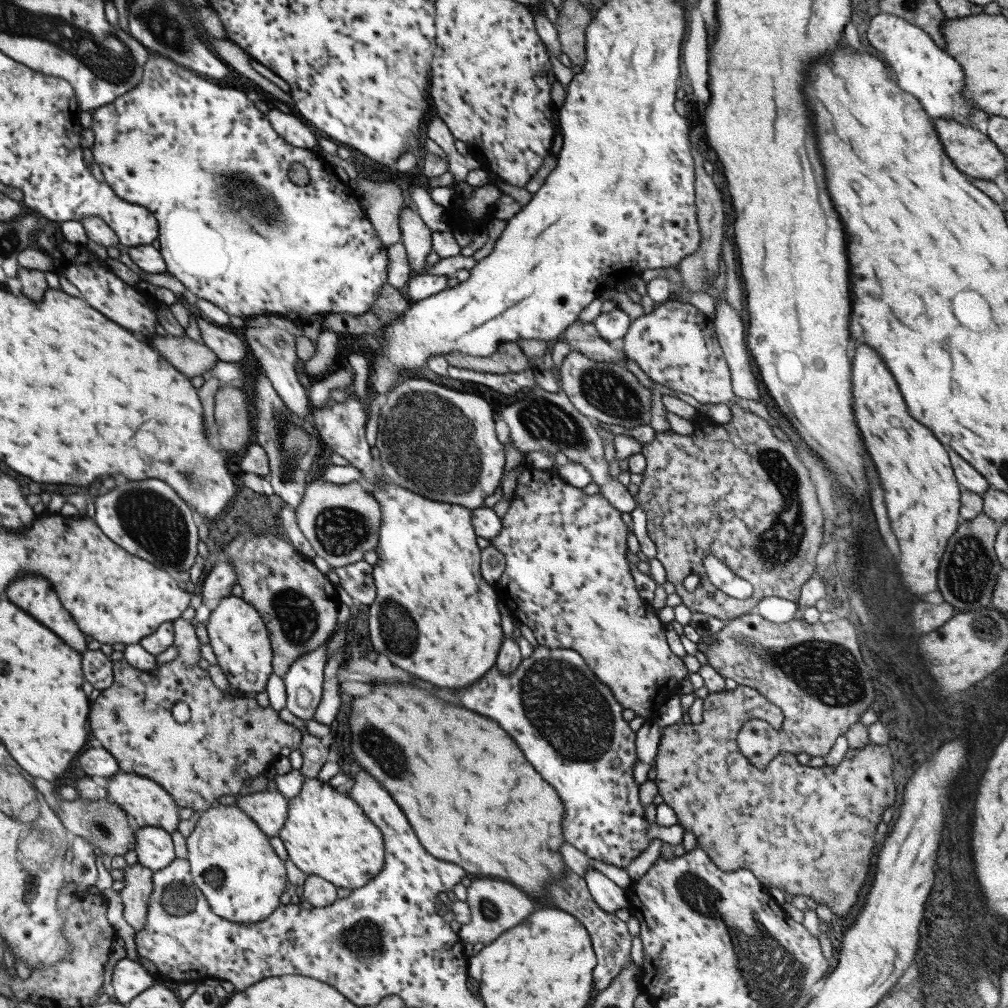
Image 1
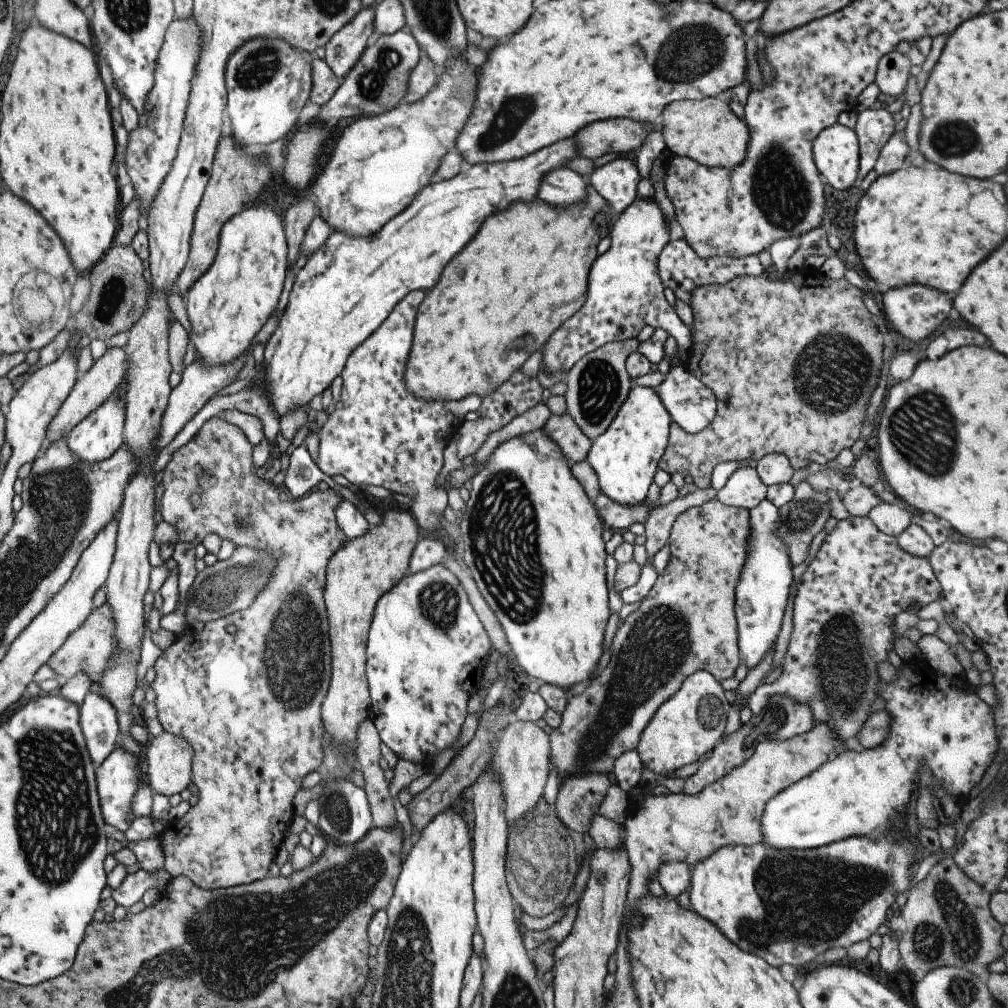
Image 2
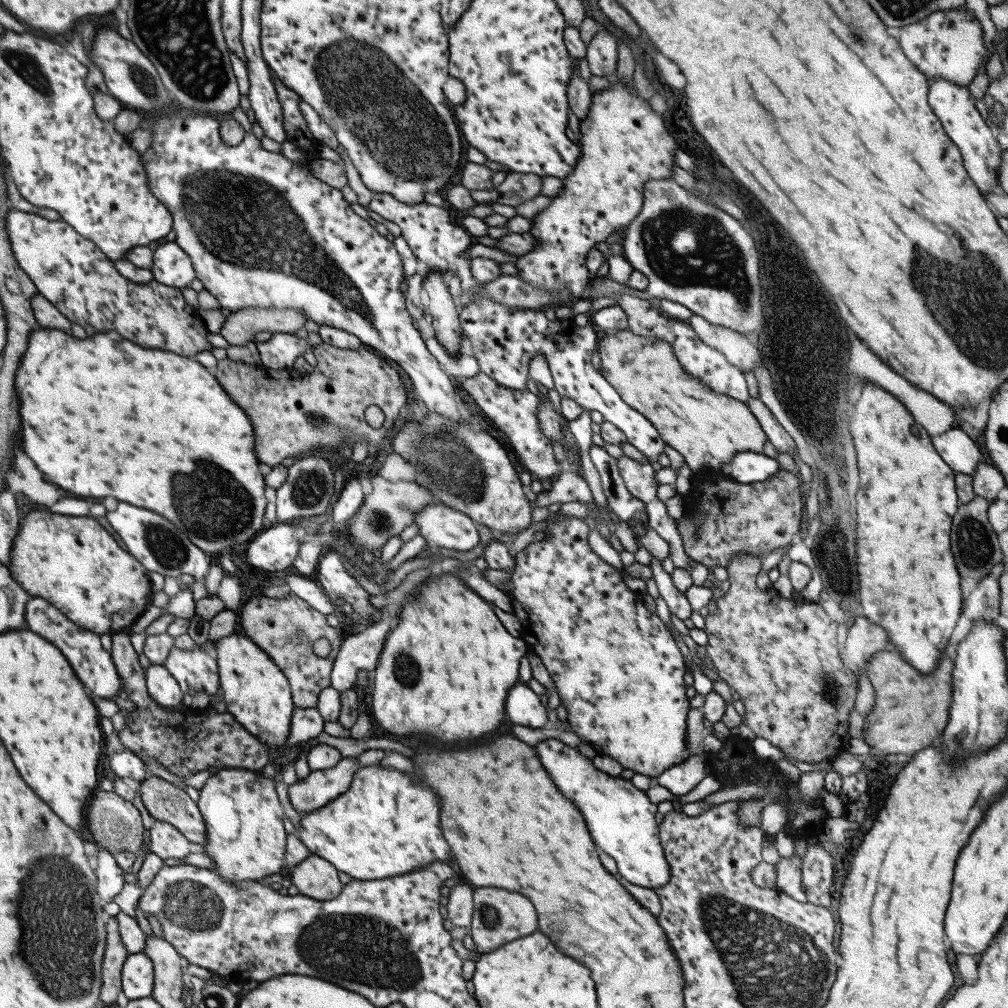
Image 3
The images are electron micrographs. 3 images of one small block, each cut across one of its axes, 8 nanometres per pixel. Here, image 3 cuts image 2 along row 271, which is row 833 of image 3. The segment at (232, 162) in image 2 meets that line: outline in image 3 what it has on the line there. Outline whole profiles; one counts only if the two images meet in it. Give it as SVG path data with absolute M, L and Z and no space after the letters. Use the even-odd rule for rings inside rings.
M149 776L139 786L143 806L155 820L173 824L193 848L205 848L207 832L205 822L199 812L199 806L185 794L183 788L177 788L159 776Z

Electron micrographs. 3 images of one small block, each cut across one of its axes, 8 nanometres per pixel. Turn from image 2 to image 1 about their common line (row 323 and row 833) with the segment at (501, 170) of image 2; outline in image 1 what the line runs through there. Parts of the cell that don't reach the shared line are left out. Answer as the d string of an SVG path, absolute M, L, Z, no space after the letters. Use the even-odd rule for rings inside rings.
M305 778L301 794L289 800L287 820L277 836L285 844L289 862L301 872L321 876L335 886L361 888L377 876L385 864L385 836L377 824L365 816L353 796L341 794L337 788L313 778Z

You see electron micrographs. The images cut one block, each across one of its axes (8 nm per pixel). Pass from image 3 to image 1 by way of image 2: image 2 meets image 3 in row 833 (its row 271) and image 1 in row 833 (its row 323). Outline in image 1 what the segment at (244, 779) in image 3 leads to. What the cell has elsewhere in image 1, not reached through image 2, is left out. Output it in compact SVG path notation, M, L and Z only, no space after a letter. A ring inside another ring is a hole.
M217 802L199 814L195 828L185 840L187 864L191 870L193 884L201 890L213 914L233 922L259 922L273 914L273 910L279 906L281 892L285 892L285 862L279 860L279 856L273 852L269 836L255 824L251 816L247 816L247 812L243 812L239 806L223 806Z

